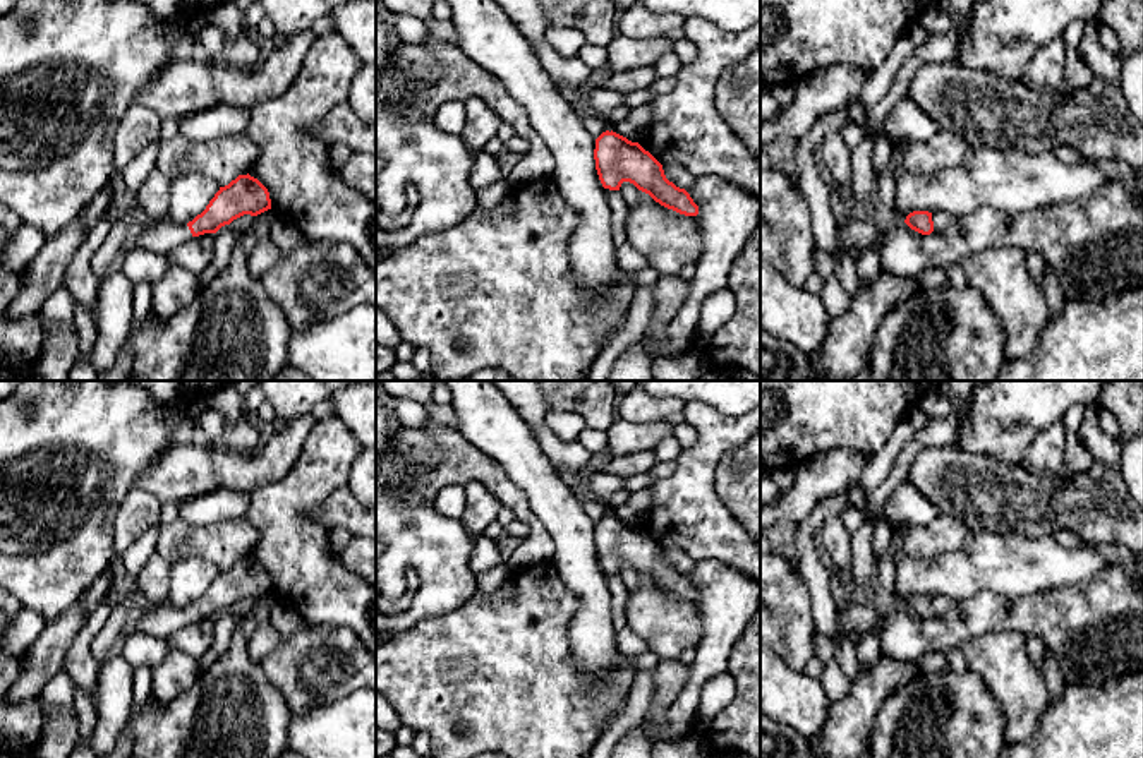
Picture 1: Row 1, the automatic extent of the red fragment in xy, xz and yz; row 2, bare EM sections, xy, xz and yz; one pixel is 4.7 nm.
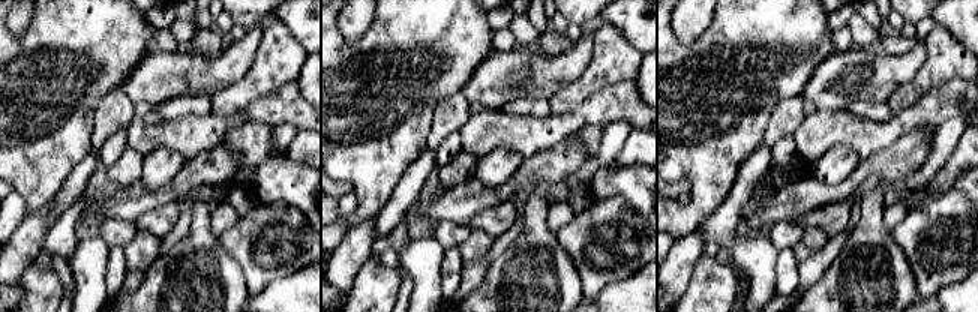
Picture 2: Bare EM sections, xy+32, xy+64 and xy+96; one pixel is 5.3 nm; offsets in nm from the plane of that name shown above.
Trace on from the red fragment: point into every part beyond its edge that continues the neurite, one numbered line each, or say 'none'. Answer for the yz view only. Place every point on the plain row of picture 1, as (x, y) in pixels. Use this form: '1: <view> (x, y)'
1: yz (941, 604)

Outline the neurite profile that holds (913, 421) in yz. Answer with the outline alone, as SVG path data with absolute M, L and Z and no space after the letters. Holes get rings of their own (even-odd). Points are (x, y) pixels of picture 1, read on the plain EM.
M918 405L901 415L889 441L870 460L860 477L858 485L867 496L870 496L887 477L904 444L916 437L916 434L923 430L930 420L932 418L928 418Z

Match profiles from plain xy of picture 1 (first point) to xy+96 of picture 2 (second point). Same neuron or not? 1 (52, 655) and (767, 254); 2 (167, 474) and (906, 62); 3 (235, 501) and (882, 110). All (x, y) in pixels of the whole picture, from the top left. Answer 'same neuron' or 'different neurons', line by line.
1: different neurons
2: same neuron
3: same neuron

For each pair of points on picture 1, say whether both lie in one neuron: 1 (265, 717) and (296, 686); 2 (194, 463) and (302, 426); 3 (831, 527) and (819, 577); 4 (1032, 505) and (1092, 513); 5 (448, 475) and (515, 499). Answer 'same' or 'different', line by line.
1: different
2: same
3: different
4: same
5: same

